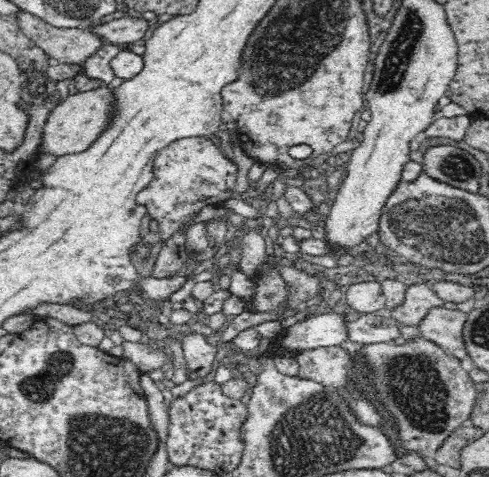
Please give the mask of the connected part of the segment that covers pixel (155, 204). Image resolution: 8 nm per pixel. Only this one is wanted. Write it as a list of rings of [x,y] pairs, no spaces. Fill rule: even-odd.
[[[192,137],[177,140],[164,147],[153,162],[153,180],[149,186],[137,194],[138,203],[146,208],[150,216],[151,230],[145,243],[160,244],[168,249],[168,242],[174,236],[186,236],[194,226],[196,214],[190,214],[190,204],[210,204],[216,206],[237,196],[236,178],[238,167],[228,159],[214,137]]]

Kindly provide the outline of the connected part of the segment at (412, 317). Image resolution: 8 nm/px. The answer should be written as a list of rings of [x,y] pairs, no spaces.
[[[426,283],[407,287],[402,302],[390,306],[391,318],[397,322],[418,325],[432,306],[443,304],[444,298]]]

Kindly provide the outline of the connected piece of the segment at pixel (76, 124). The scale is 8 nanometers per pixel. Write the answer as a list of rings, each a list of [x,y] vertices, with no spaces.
[[[104,87],[66,97],[45,119],[39,141],[41,143],[39,154],[61,157],[84,152],[106,124],[106,108],[107,102],[110,101],[110,92],[108,87]]]

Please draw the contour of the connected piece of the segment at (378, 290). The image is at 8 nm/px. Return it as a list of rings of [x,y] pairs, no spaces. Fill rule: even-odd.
[[[358,282],[346,290],[346,305],[352,314],[373,313],[385,307],[387,298],[378,282]]]

